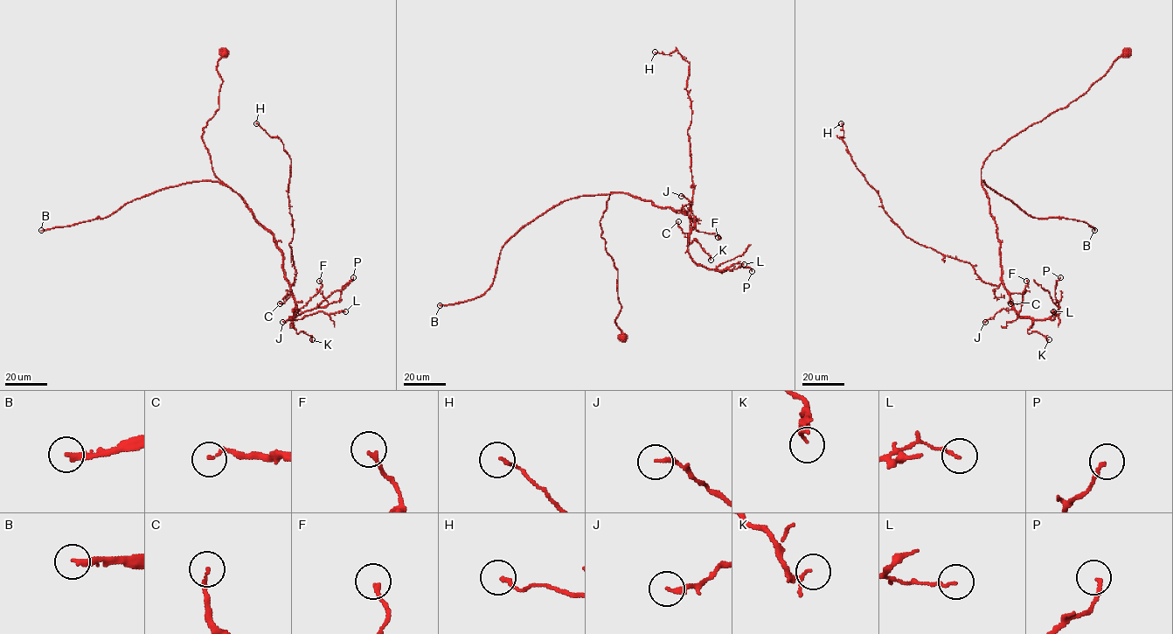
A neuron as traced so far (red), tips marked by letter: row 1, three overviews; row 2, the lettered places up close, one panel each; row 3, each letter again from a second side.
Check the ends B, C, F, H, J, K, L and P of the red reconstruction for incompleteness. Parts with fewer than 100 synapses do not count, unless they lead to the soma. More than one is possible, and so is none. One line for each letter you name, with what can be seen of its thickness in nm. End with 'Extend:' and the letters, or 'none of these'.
B: Thickness 280 nm
Extend: B

